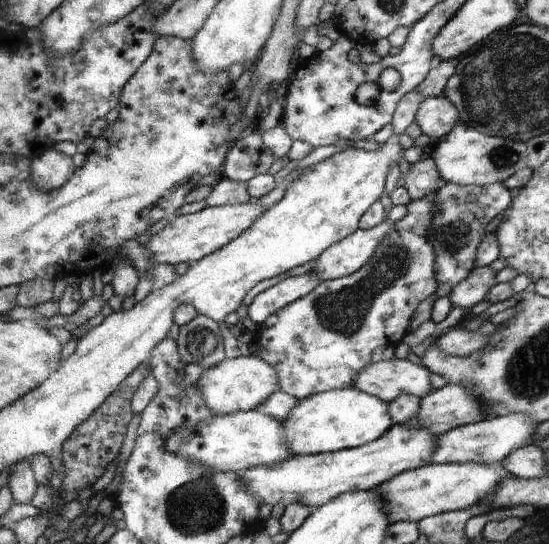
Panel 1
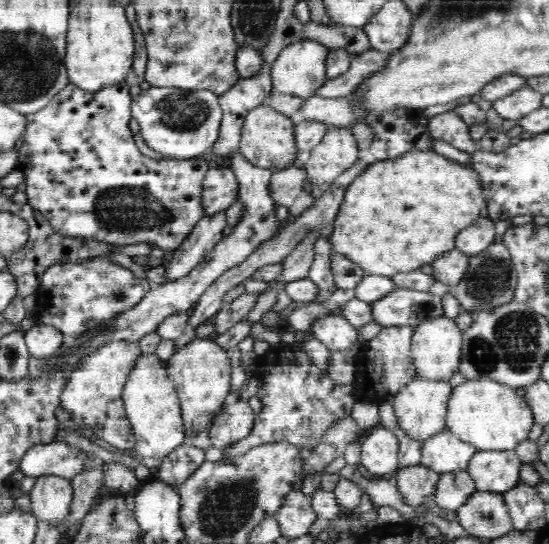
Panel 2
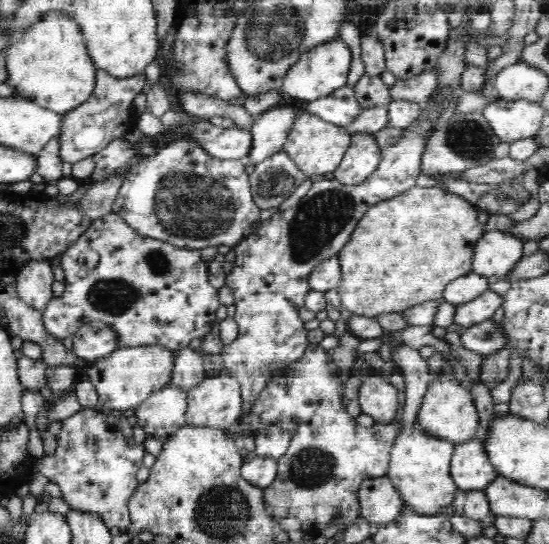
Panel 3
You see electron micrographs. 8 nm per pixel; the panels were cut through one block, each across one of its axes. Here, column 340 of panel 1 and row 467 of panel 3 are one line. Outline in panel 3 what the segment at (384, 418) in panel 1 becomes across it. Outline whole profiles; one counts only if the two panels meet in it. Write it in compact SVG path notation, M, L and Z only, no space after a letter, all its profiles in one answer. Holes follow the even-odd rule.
M417 423L401 425L401 431L390 454L387 475L403 502L423 516L434 516L451 508L459 491L451 477L451 457L456 445L432 438Z

